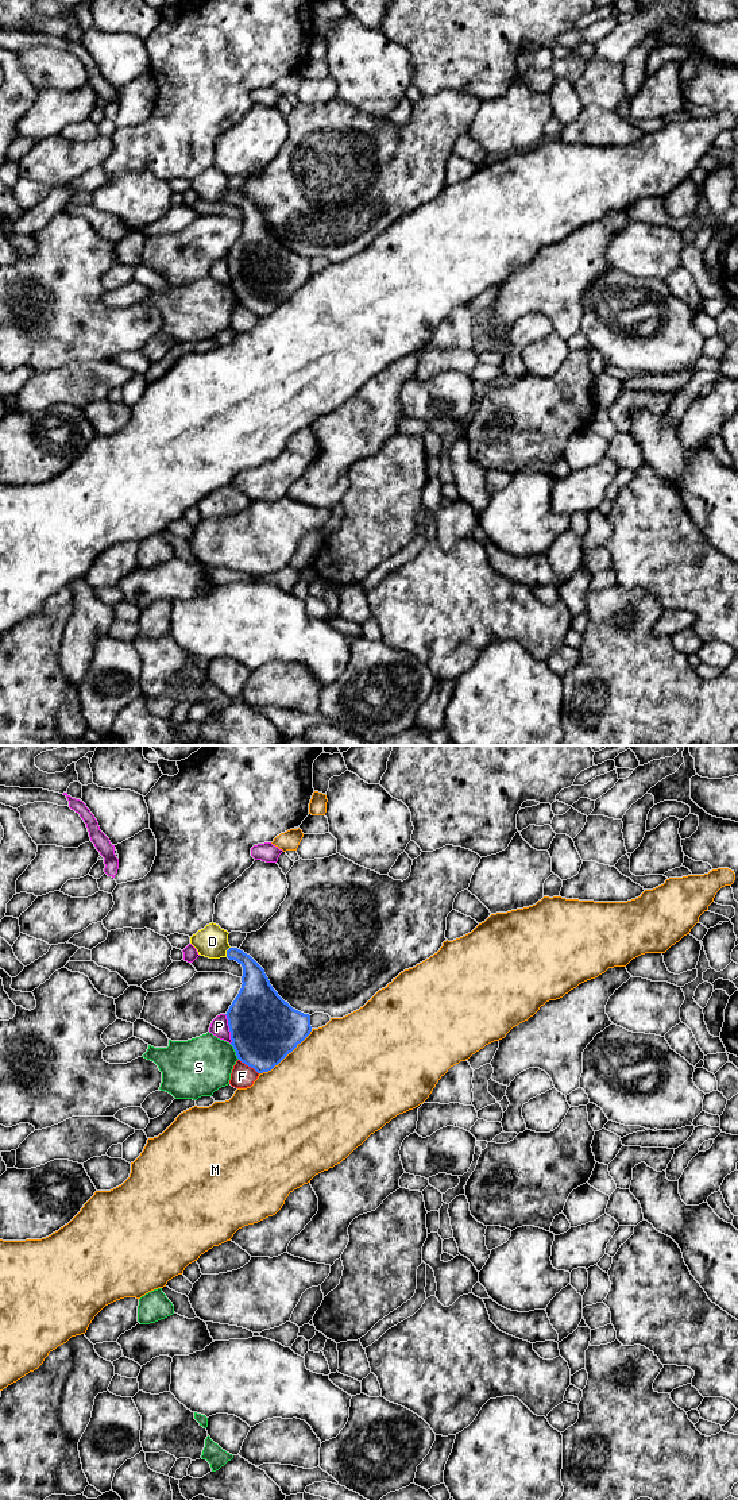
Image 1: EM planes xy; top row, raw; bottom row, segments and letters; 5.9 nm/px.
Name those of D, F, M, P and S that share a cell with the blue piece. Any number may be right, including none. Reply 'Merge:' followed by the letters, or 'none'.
Merge: none

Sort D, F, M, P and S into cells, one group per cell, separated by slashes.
D / F / M / P / S

